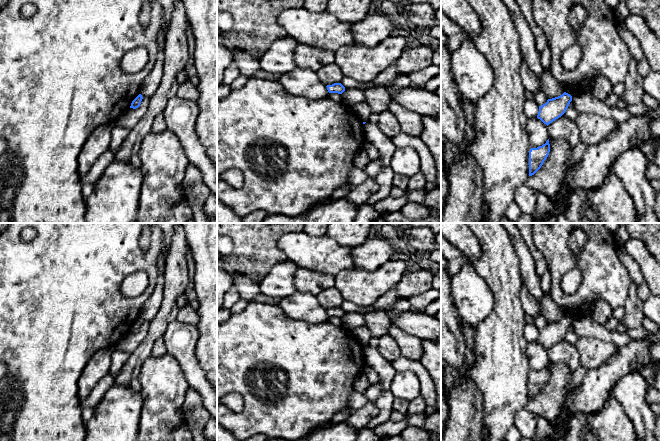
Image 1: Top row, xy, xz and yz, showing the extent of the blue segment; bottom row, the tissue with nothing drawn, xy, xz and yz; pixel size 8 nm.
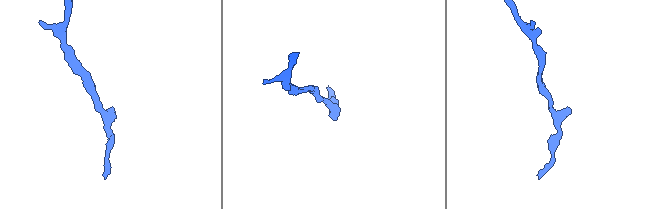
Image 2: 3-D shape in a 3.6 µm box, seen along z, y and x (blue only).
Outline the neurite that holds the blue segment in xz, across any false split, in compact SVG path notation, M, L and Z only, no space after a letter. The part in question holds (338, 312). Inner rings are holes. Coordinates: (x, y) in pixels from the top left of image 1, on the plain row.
M335 286L323 290L316 298L329 317L342 318L345 315L345 311L341 308L344 300Z

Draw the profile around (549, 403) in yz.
M549 361L550 376L541 392L529 400L525 408L537 416L543 416L549 423L554 423L565 407L568 395L574 389L567 391L572 374L563 363Z

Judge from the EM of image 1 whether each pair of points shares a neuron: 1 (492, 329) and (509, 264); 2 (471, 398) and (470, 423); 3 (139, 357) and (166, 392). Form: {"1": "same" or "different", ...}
{"1": "same", "2": "same", "3": "different"}

